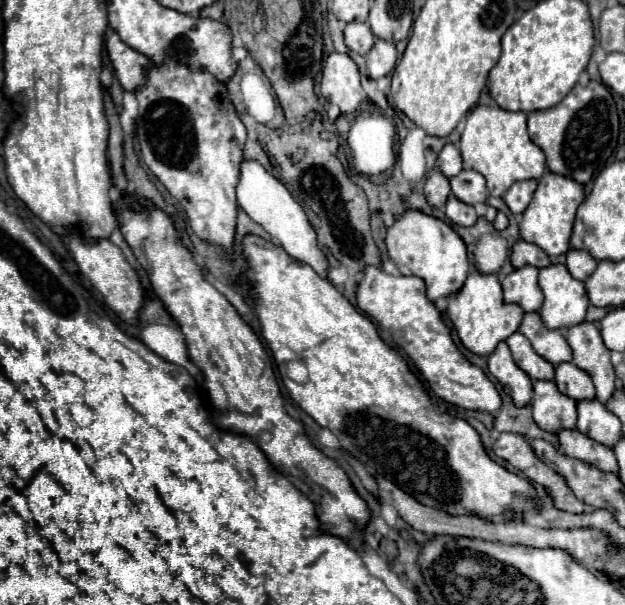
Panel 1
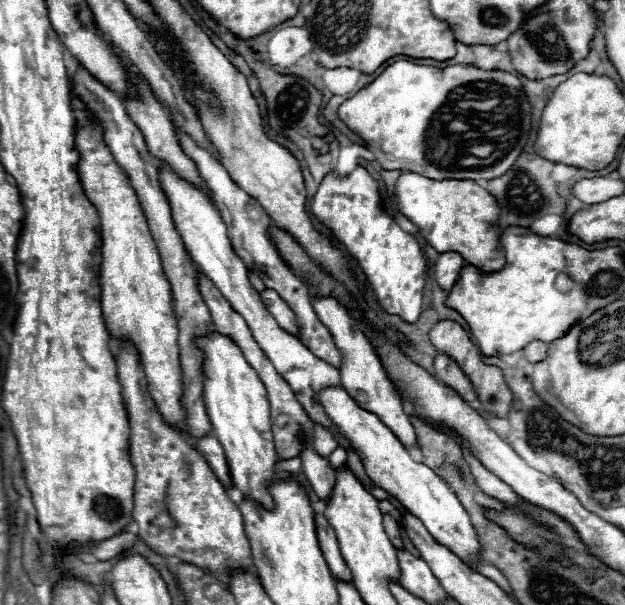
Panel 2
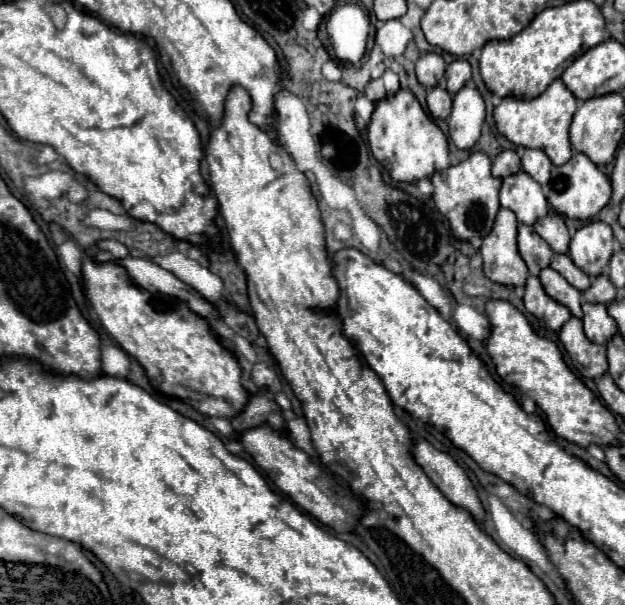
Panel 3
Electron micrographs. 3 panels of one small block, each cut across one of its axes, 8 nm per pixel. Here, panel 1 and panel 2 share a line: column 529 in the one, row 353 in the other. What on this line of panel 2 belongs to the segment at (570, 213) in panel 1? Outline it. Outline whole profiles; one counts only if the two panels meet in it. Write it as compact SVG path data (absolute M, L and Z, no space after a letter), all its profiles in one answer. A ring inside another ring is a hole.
M212 332L210 338L200 338L198 344L204 350L204 404L214 436L224 448L232 486L240 490L246 500L256 500L264 504L264 508L272 508L268 486L274 482L274 464L278 462L278 456L266 388L230 338Z

